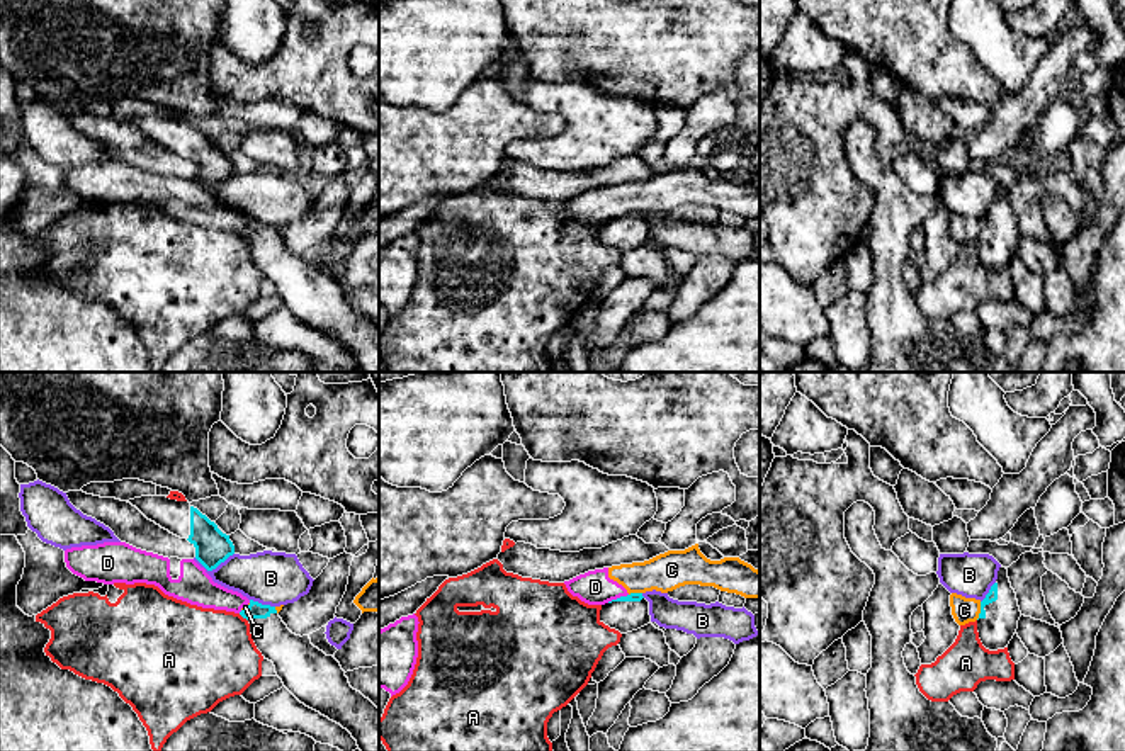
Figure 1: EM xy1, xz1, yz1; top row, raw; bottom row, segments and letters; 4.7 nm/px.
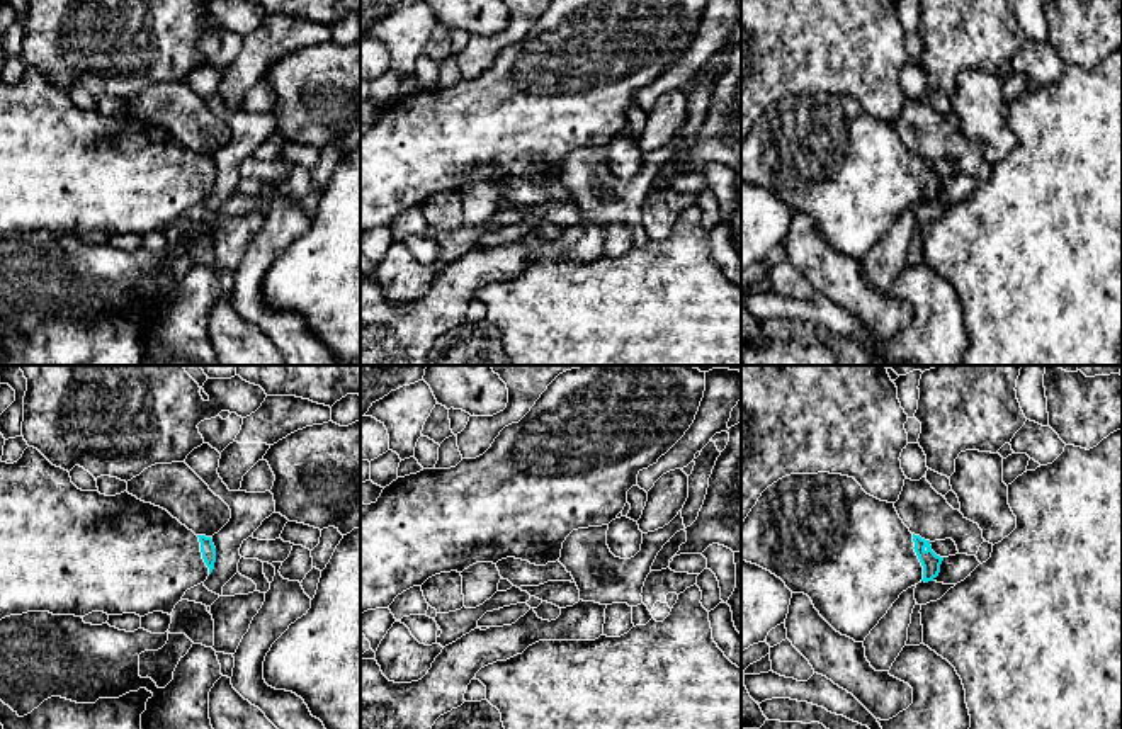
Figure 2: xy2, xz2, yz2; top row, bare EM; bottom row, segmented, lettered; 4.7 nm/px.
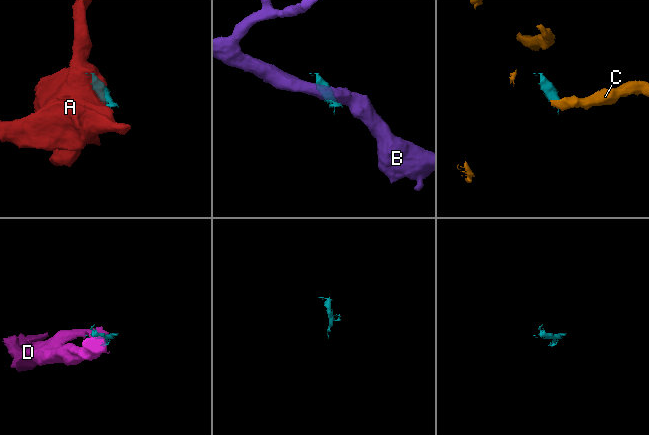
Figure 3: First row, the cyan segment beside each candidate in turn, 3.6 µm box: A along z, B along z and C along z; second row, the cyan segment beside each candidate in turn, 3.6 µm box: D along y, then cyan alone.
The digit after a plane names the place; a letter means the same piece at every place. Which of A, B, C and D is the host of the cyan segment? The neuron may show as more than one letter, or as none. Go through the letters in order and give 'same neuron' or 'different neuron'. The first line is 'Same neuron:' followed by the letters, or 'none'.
Same neuron: none
A: different neuron
B: different neuron
C: different neuron
D: different neuron

